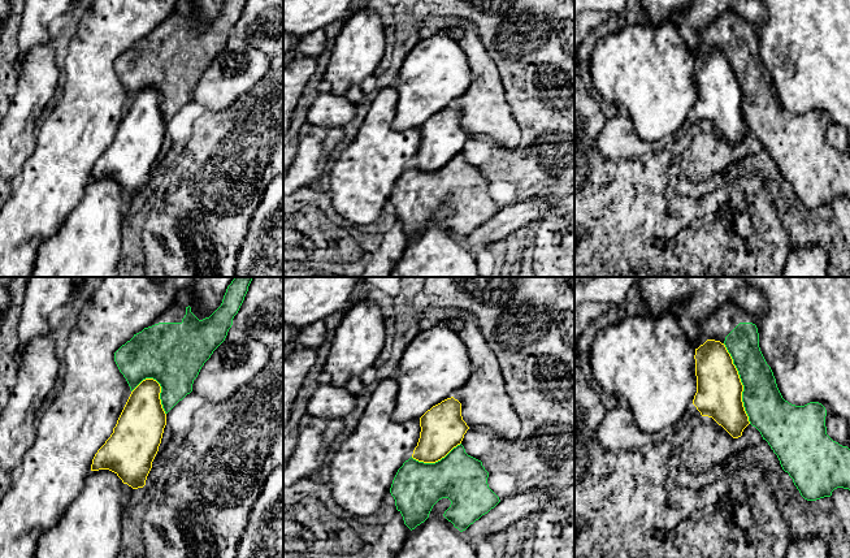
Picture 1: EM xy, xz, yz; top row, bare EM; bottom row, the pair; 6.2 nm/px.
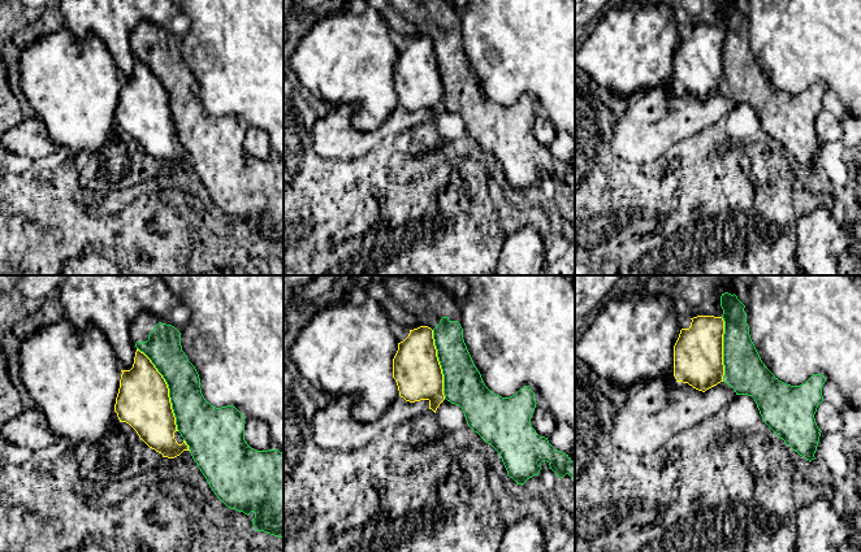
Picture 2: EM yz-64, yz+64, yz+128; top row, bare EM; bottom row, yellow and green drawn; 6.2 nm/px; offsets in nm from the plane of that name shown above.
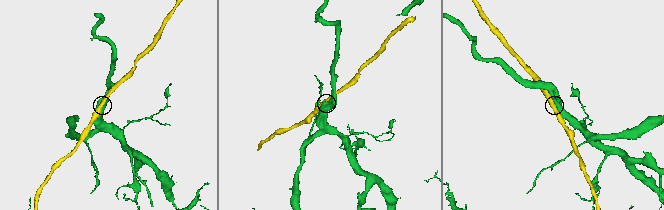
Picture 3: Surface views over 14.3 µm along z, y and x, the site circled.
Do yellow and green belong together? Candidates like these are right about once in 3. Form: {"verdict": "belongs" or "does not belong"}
{"verdict": "does not belong"}

